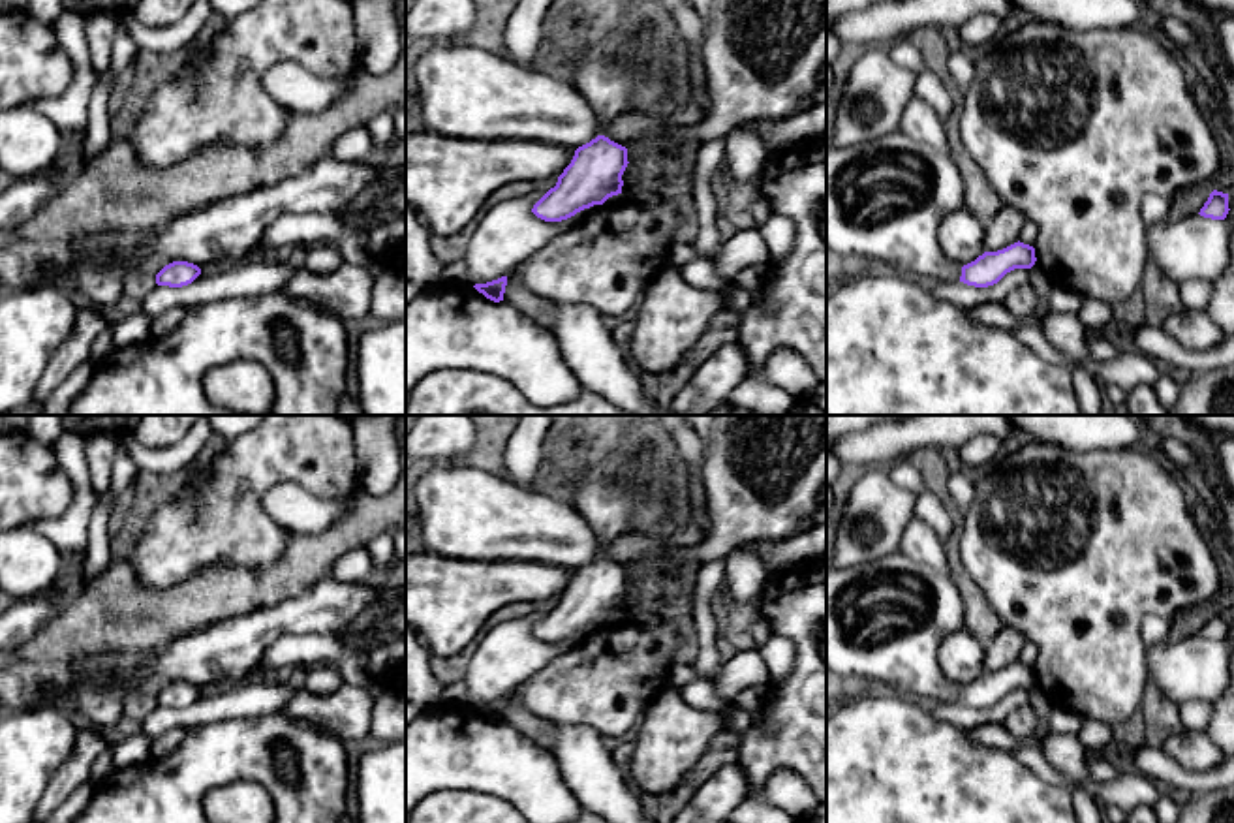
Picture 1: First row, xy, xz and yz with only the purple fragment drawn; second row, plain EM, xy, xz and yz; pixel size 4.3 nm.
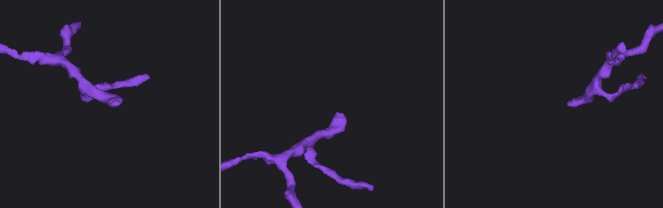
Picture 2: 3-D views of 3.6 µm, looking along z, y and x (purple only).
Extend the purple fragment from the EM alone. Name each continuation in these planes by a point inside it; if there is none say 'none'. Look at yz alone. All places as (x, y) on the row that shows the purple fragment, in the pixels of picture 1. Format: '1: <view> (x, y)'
1: yz (885, 200)

